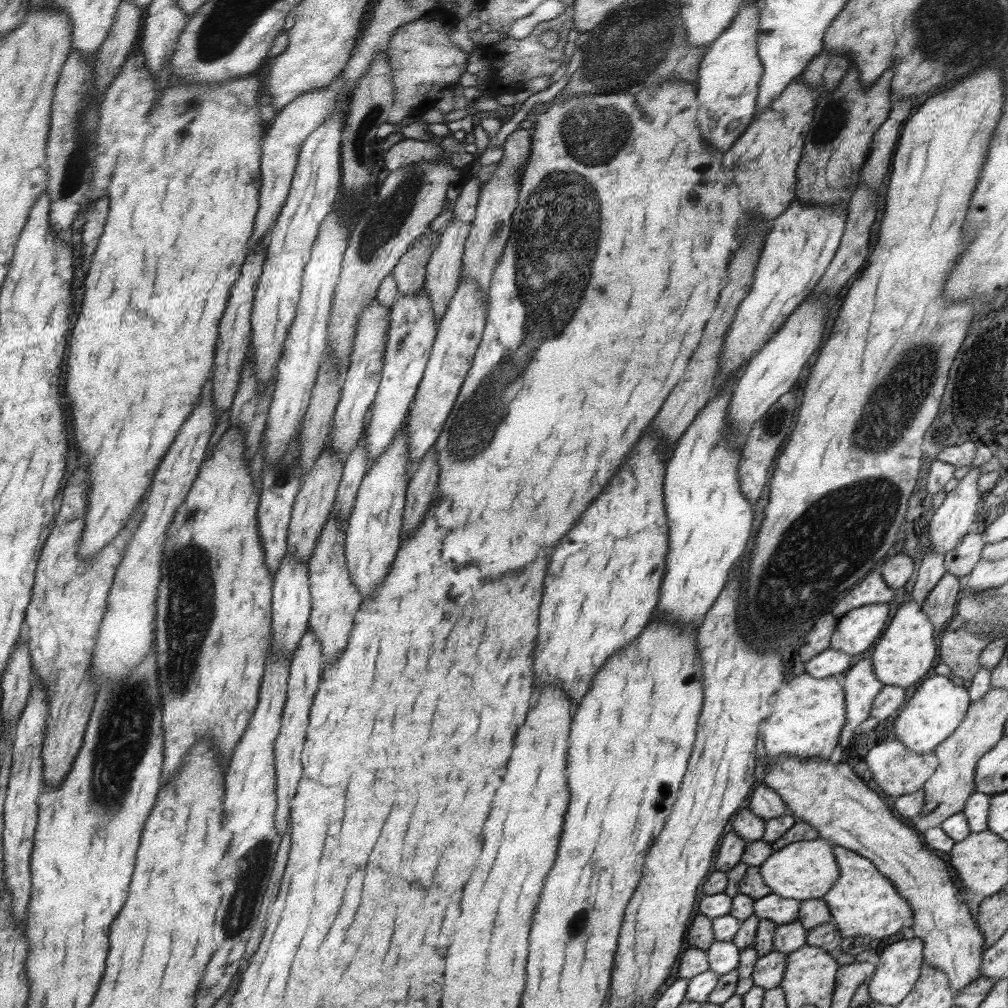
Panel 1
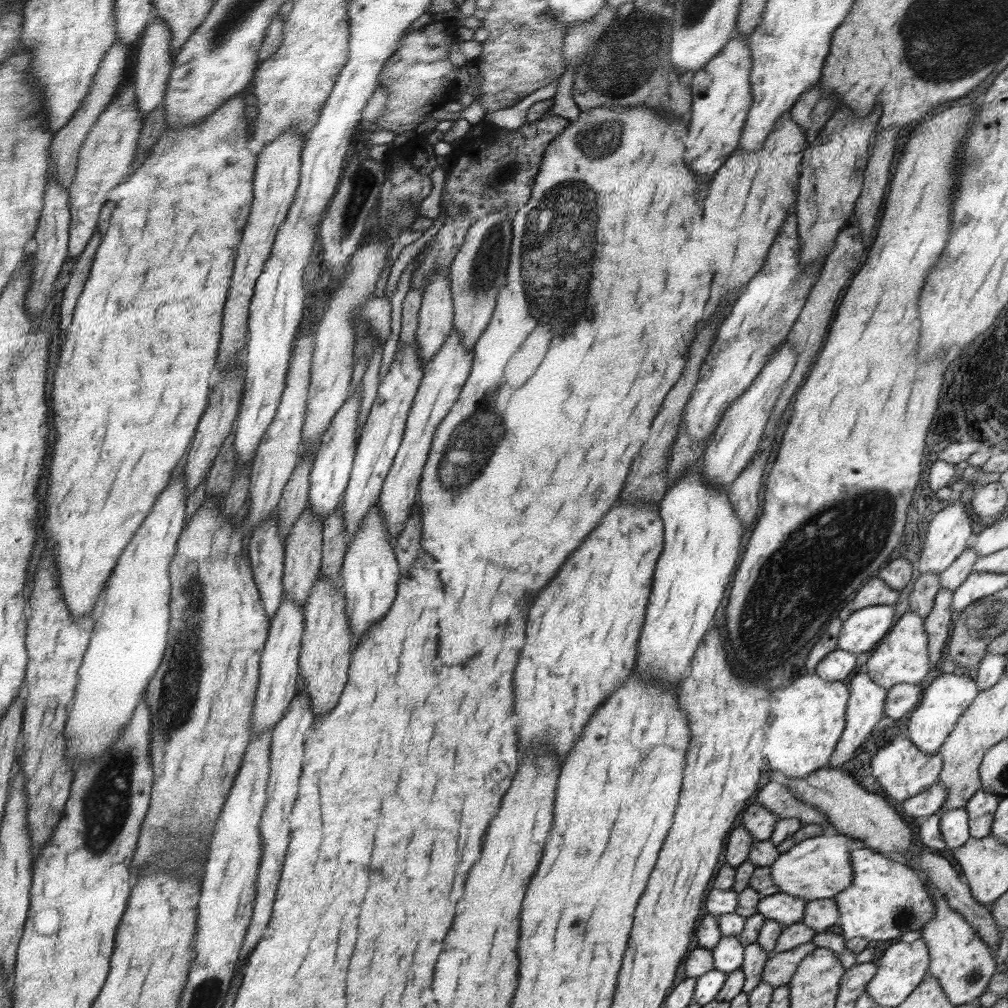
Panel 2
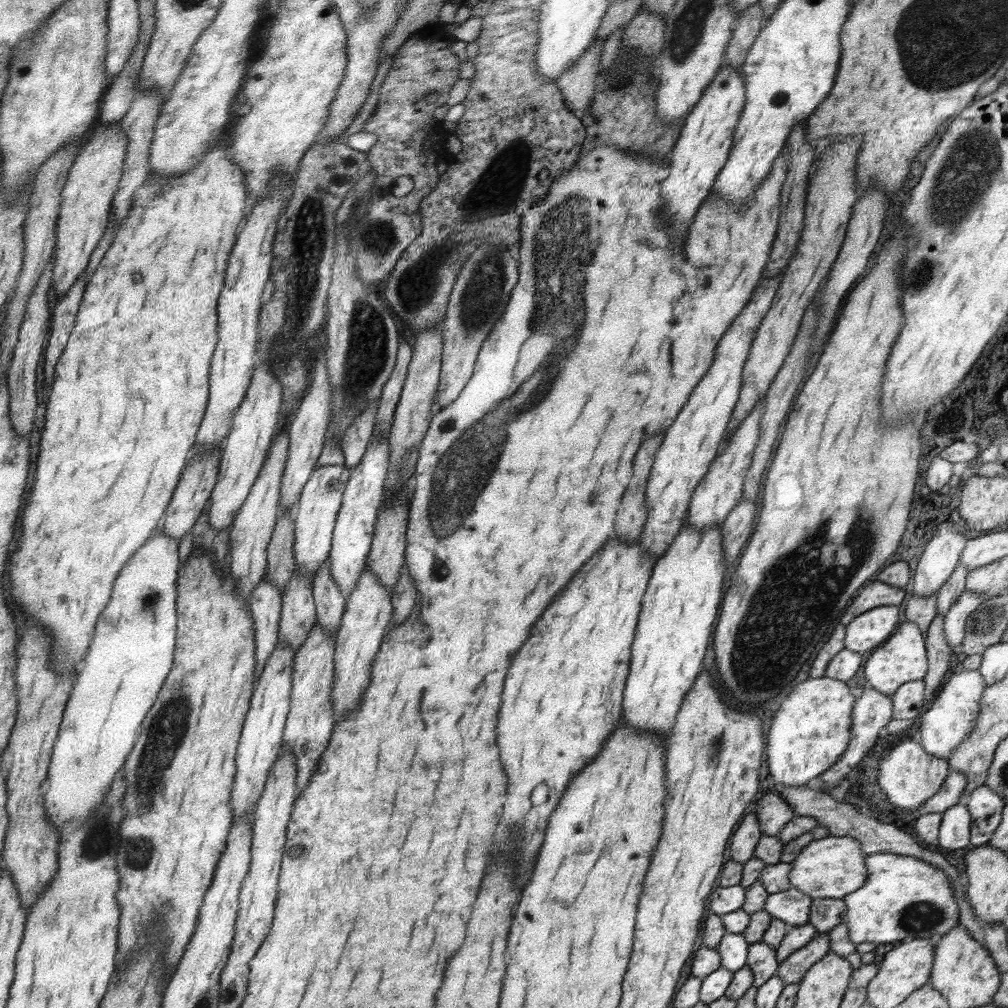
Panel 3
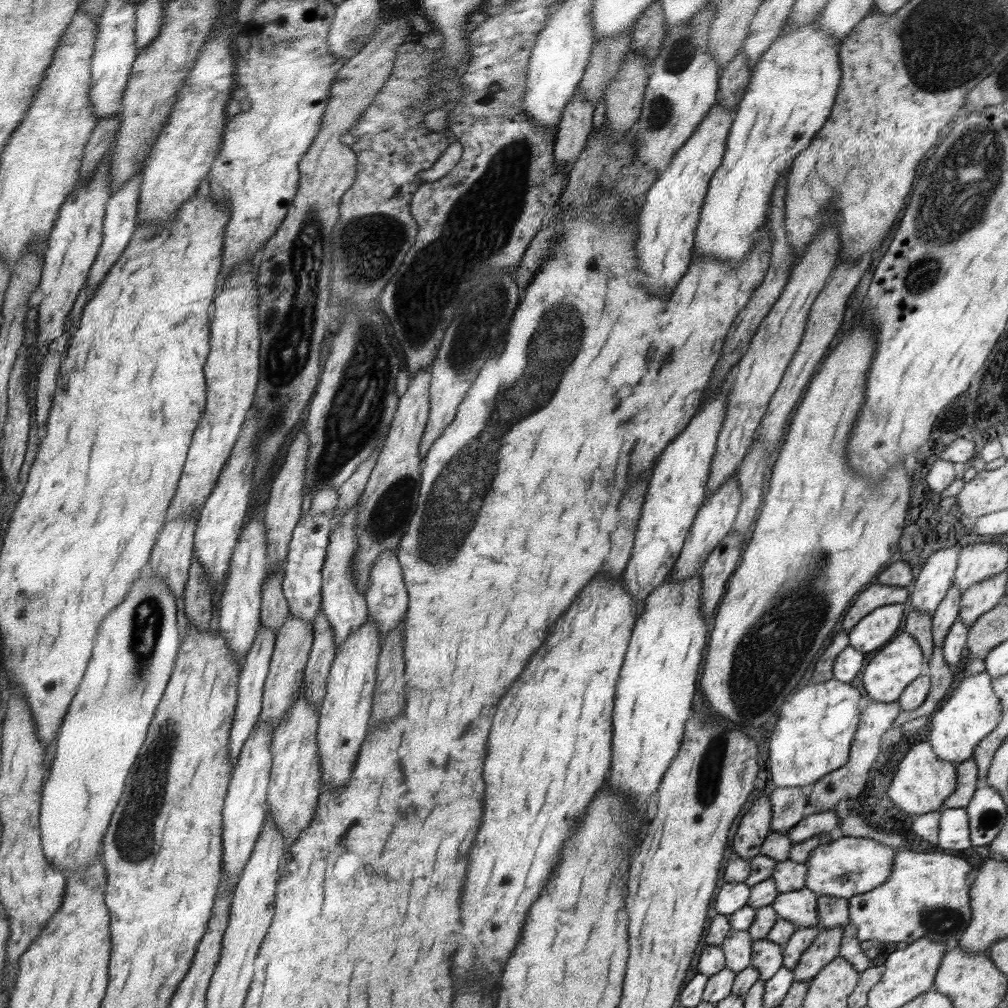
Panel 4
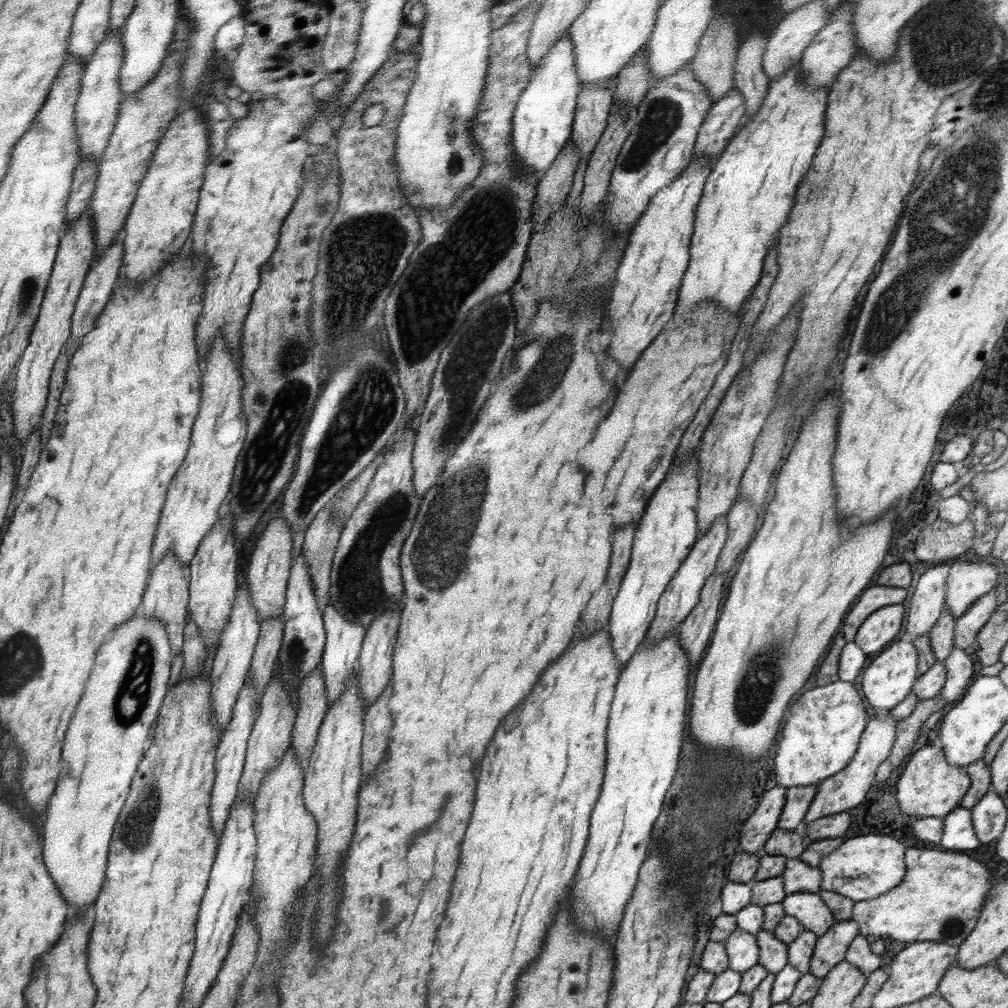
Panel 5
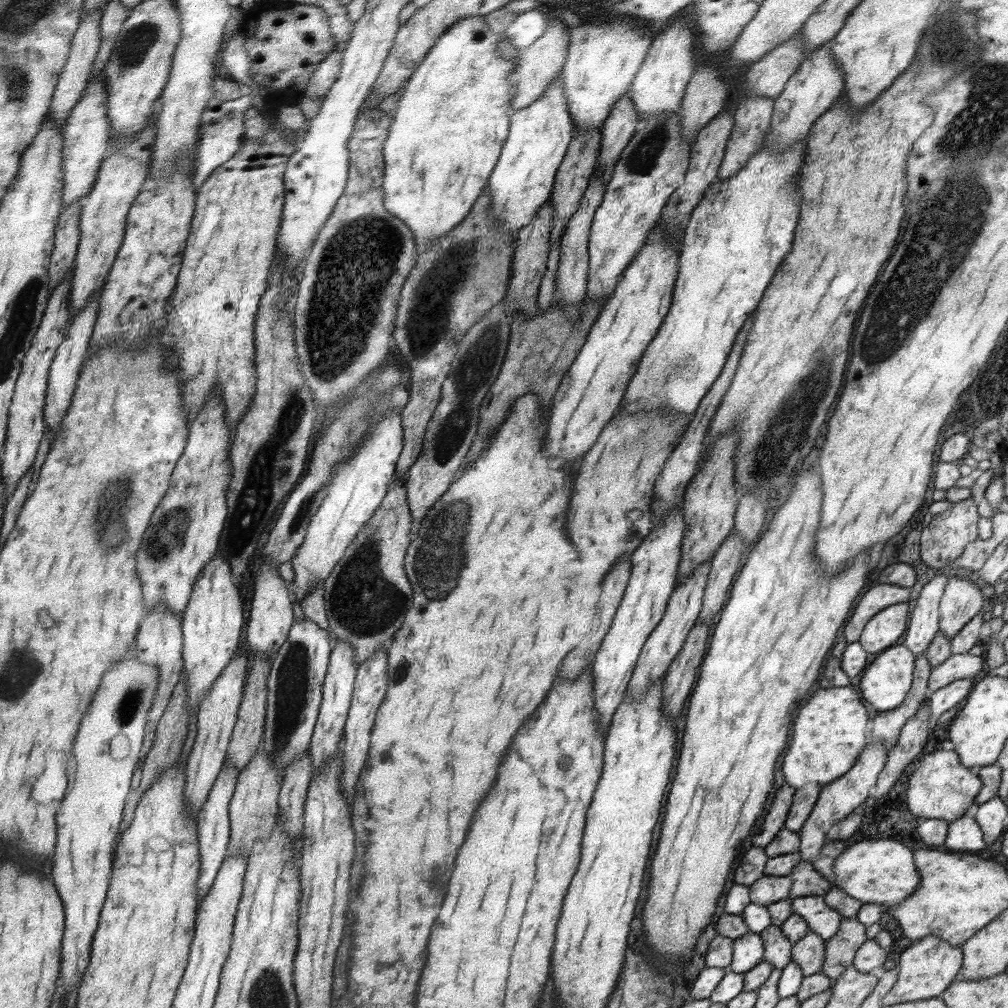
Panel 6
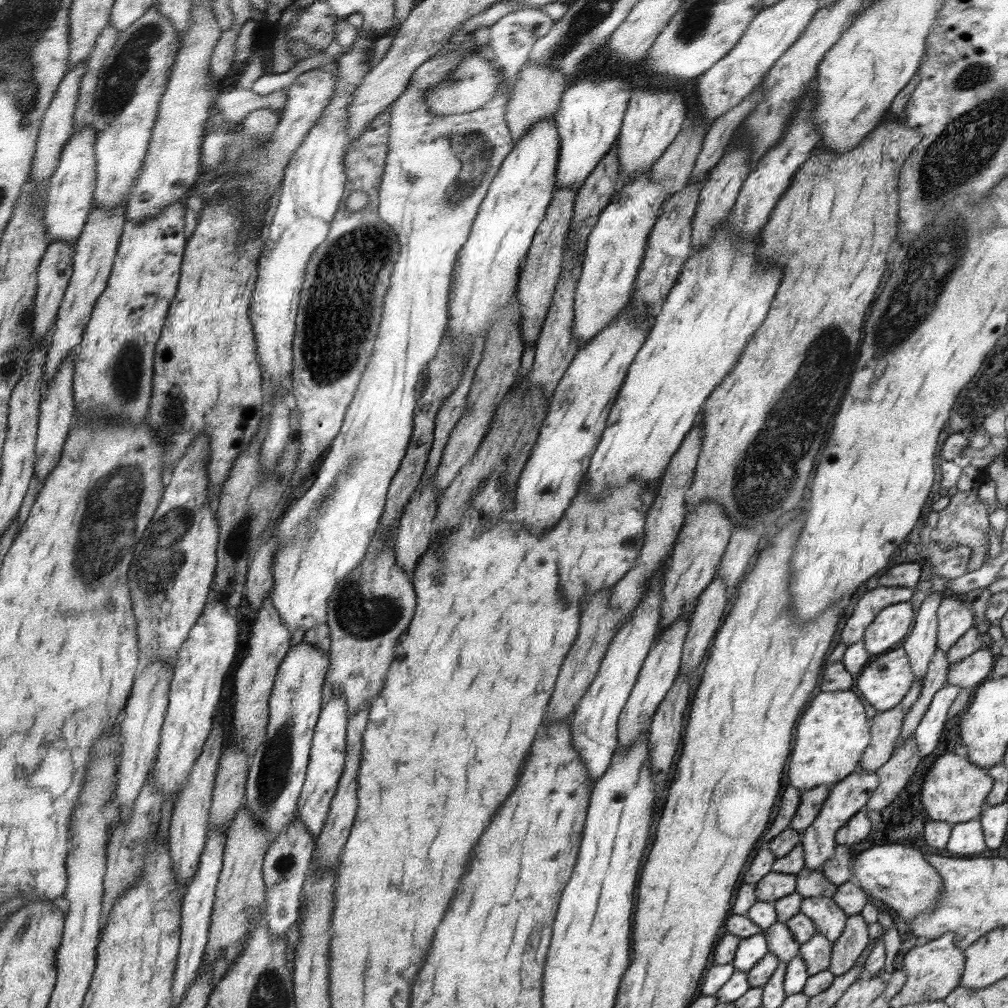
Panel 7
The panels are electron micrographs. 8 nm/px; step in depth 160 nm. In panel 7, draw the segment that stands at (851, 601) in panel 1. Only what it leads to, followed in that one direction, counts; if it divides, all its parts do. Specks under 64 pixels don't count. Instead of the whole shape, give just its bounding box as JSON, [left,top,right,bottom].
[840,586,914,646]

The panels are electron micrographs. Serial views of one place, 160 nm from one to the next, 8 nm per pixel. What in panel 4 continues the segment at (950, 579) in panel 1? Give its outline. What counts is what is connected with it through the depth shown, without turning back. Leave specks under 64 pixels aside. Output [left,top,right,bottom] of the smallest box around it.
[892,646,955,728]

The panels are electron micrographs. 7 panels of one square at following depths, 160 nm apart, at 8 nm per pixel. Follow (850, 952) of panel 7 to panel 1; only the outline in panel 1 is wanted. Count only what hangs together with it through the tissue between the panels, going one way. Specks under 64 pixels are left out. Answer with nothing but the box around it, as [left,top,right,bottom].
[751,951,787,990]

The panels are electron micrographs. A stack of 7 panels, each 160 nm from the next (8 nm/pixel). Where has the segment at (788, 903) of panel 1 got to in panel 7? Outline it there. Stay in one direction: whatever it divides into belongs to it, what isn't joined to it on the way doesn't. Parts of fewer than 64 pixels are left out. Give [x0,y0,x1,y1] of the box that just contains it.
[800,897,849,942]

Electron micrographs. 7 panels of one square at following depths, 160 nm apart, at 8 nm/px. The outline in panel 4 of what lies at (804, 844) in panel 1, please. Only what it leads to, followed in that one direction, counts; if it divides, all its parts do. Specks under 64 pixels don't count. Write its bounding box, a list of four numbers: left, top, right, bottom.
[805,835,896,899]

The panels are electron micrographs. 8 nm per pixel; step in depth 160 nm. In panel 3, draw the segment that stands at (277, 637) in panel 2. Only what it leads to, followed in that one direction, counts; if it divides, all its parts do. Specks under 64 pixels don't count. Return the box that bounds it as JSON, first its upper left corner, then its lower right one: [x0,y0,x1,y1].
[231,640,294,824]

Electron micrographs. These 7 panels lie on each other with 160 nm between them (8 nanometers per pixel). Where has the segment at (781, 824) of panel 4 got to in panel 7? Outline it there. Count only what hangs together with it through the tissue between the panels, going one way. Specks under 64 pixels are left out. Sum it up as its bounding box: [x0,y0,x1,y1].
[790,784,830,833]

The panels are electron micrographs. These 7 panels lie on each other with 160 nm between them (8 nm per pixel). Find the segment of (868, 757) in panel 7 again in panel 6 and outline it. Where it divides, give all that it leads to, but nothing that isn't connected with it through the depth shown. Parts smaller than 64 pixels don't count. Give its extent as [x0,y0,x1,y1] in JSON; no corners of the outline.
[871,653,933,750]

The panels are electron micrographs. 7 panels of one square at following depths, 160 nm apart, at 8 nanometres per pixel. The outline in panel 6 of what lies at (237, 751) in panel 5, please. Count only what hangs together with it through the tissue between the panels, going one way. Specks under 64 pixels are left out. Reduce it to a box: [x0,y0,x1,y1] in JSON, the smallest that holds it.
[197,765,239,904]

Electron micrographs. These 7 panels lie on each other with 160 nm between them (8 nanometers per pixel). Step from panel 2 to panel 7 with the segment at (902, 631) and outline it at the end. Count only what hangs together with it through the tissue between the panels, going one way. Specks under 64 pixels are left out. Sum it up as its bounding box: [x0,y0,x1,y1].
[856,646,912,712]

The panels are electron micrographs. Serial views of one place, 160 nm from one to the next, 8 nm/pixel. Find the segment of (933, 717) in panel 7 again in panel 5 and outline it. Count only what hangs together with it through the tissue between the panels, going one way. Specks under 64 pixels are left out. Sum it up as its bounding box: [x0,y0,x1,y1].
[941,647,977,702]

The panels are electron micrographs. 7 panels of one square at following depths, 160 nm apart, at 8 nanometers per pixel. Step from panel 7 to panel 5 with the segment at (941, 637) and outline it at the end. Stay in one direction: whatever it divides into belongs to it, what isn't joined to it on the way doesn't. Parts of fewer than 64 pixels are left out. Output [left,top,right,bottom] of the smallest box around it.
[946,557,998,620]

